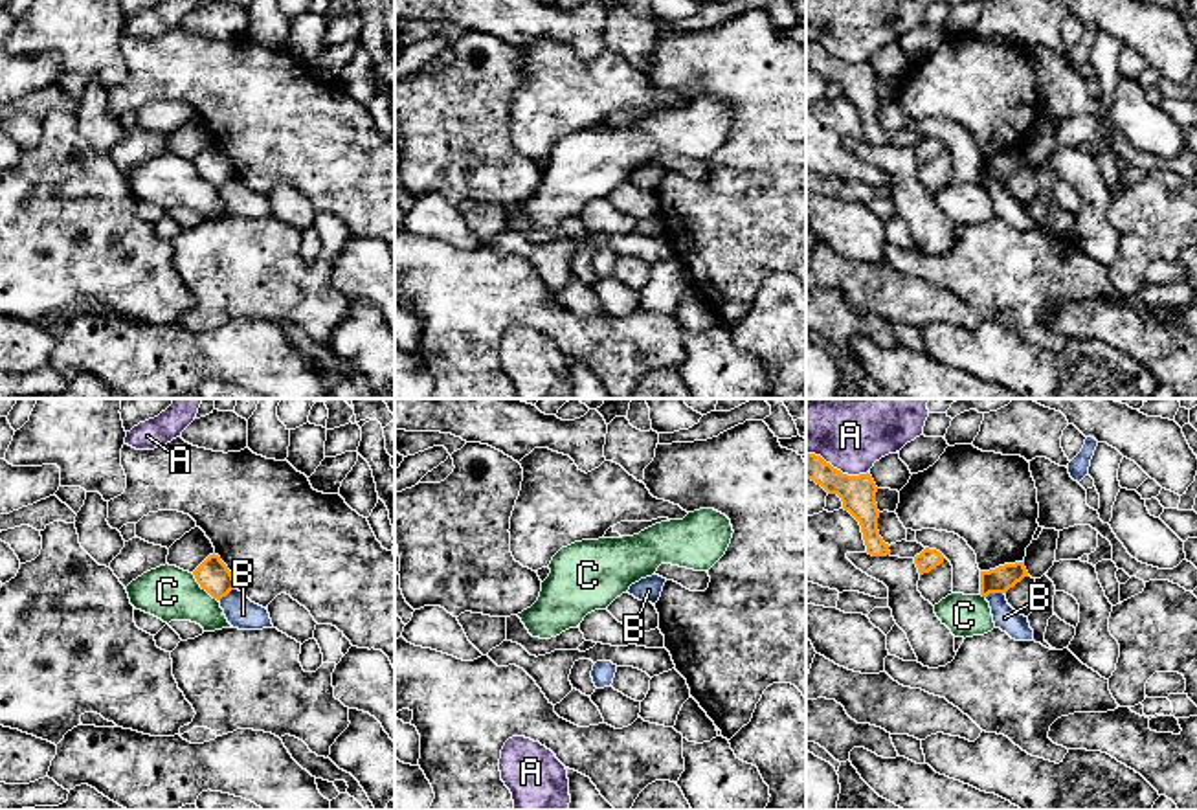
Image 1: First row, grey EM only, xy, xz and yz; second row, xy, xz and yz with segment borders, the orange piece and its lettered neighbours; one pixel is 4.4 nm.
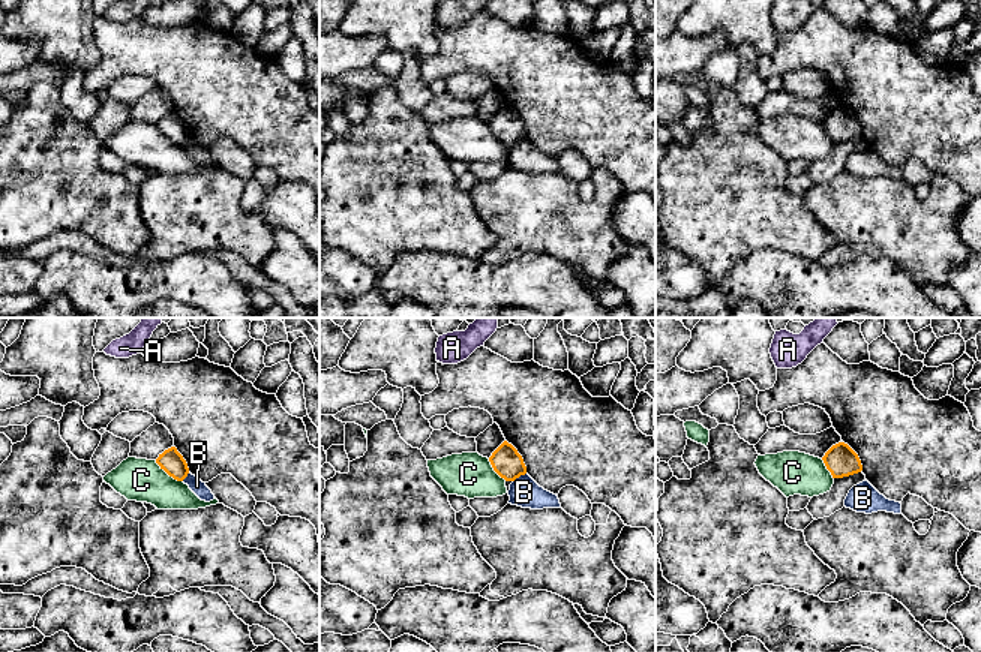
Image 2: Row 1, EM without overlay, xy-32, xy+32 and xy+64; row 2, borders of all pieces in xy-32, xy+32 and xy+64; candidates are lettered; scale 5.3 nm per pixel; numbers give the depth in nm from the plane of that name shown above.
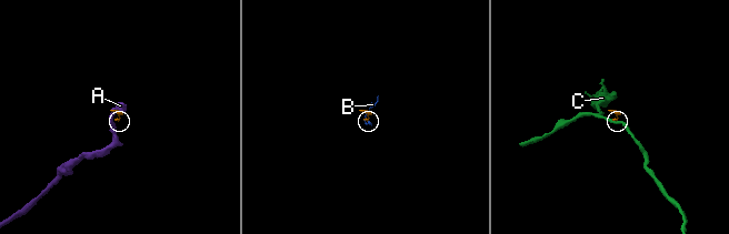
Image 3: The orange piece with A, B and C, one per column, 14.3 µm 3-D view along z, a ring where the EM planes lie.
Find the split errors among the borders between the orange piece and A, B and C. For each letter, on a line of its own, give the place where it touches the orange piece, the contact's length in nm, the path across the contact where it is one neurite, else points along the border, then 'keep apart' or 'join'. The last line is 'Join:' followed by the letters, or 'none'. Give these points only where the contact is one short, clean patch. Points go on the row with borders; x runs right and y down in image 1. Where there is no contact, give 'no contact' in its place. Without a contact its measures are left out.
A: contact yz (836, 469); length 280 nm; keep apart
B: contact xy (226, 594); length 100 nm; border xy (235, 586), (219, 601); keep apart
C: contact xy (202, 588); length 170 nm; border xy (191, 573), (217, 601); keep apart
Join: none

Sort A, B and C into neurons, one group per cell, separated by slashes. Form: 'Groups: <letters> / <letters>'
Groups: A / B / C

